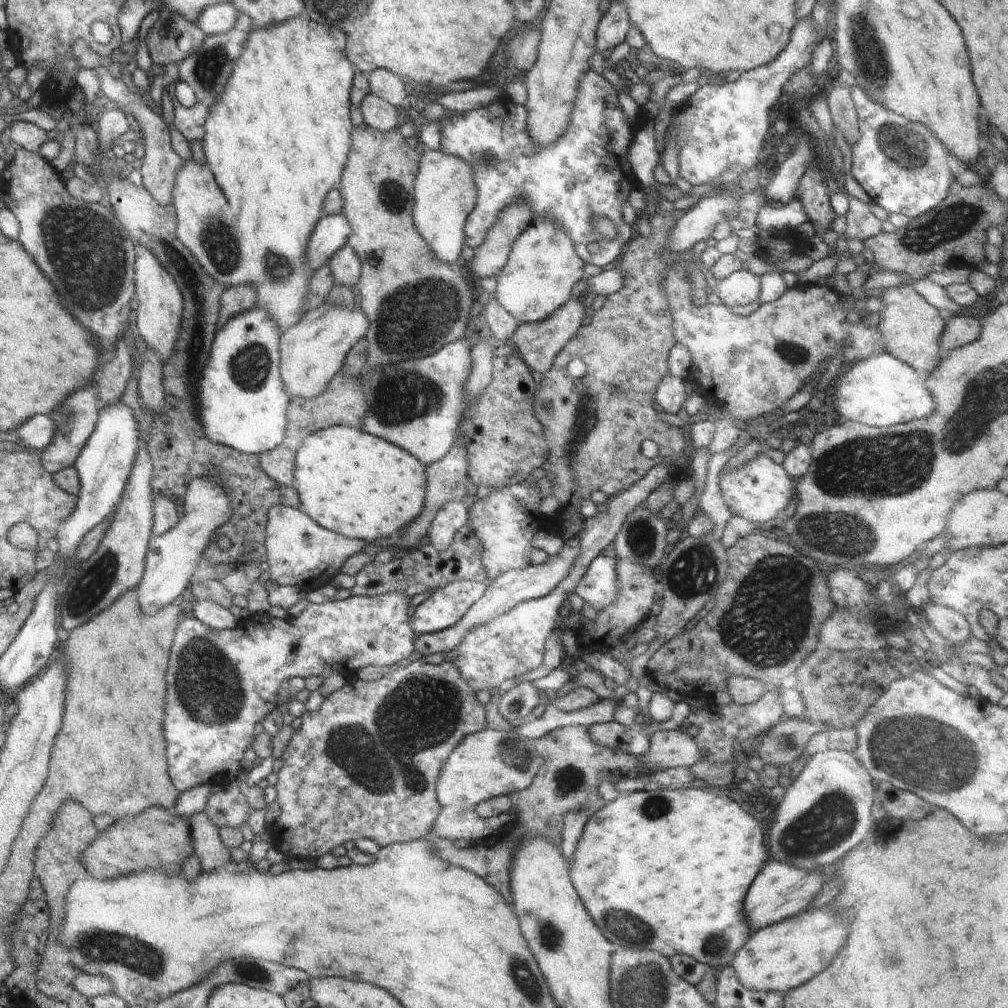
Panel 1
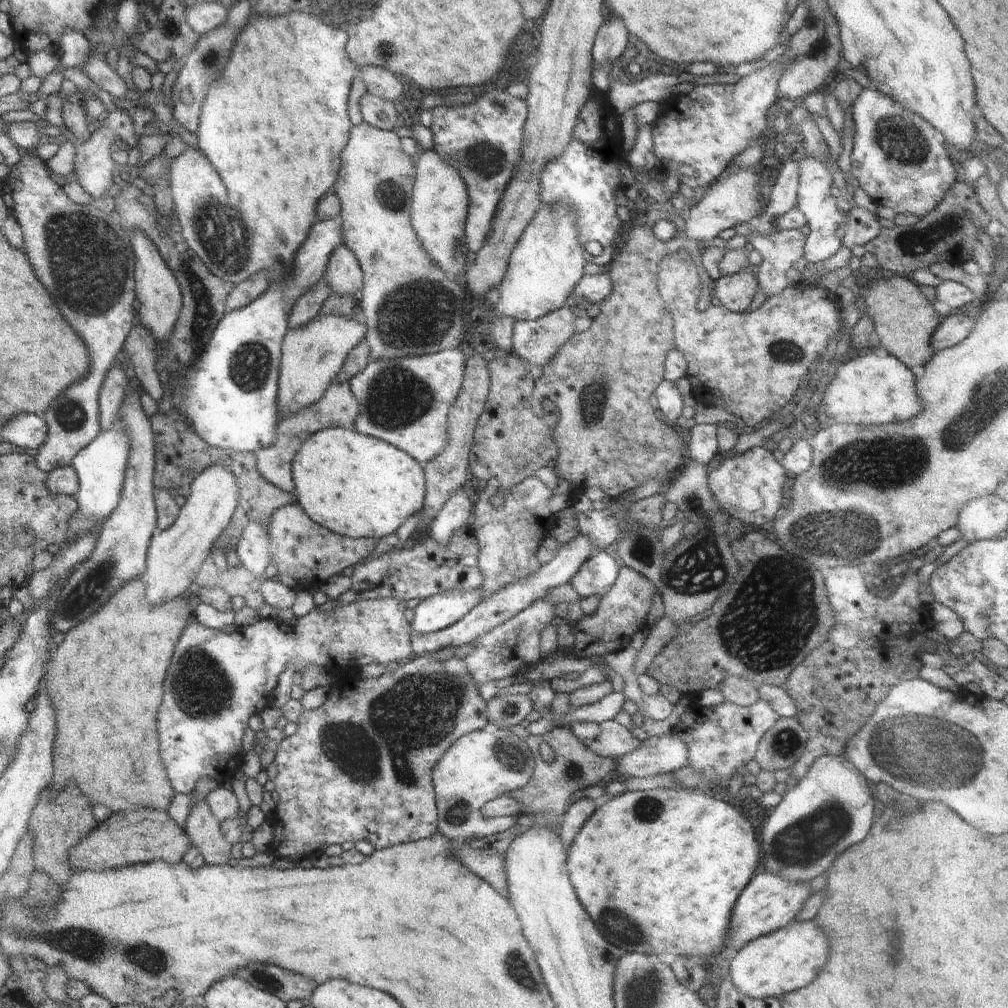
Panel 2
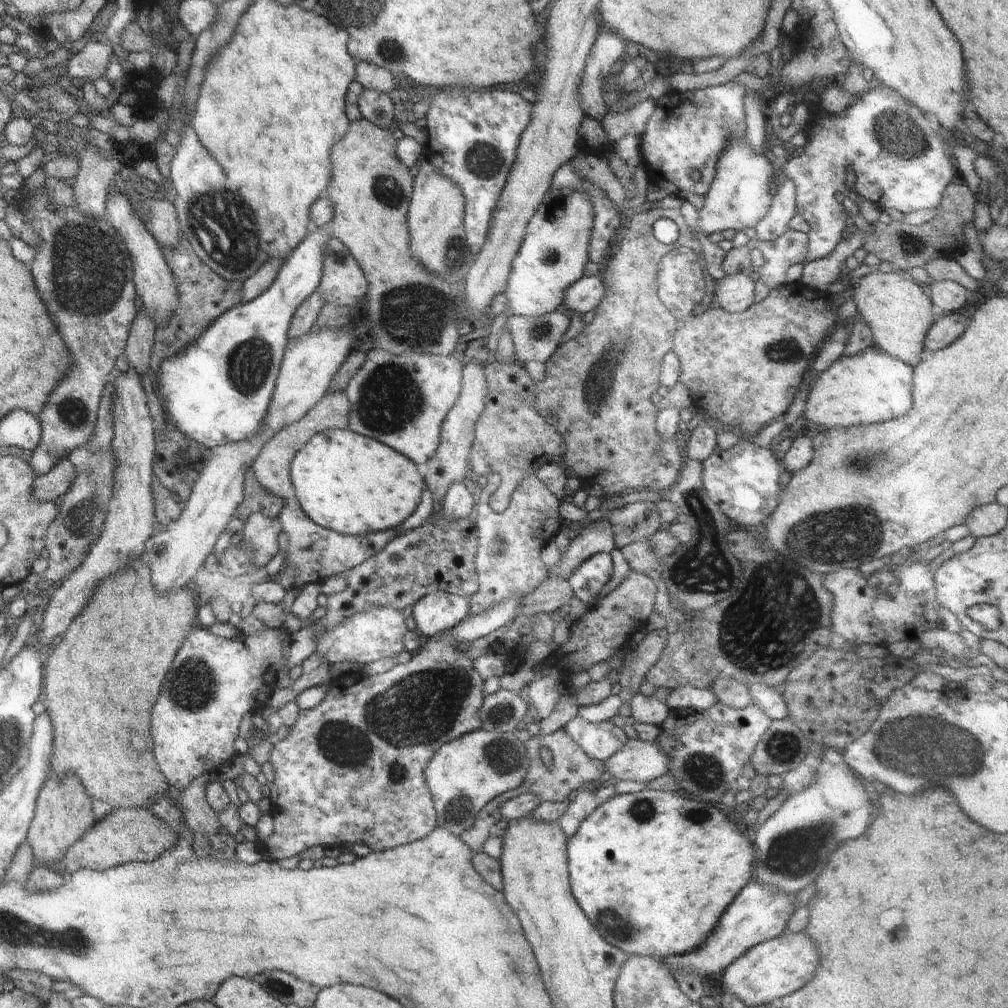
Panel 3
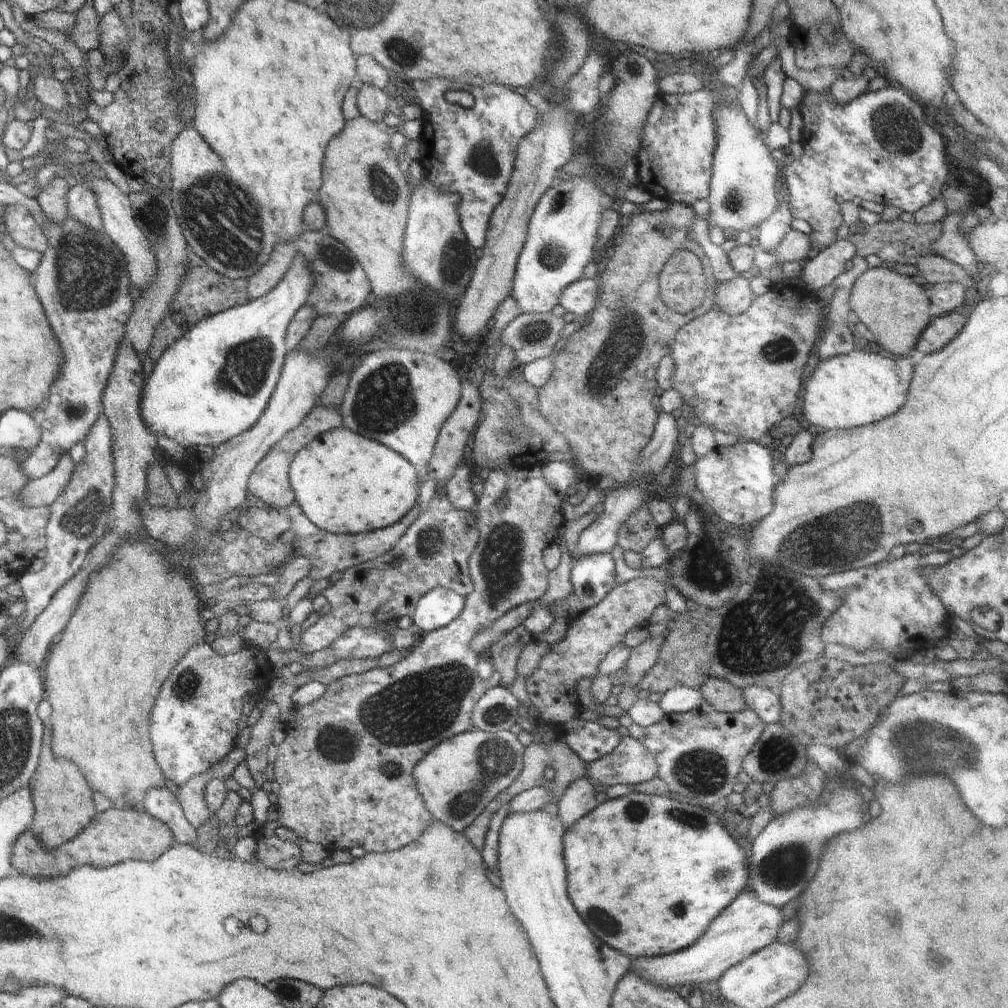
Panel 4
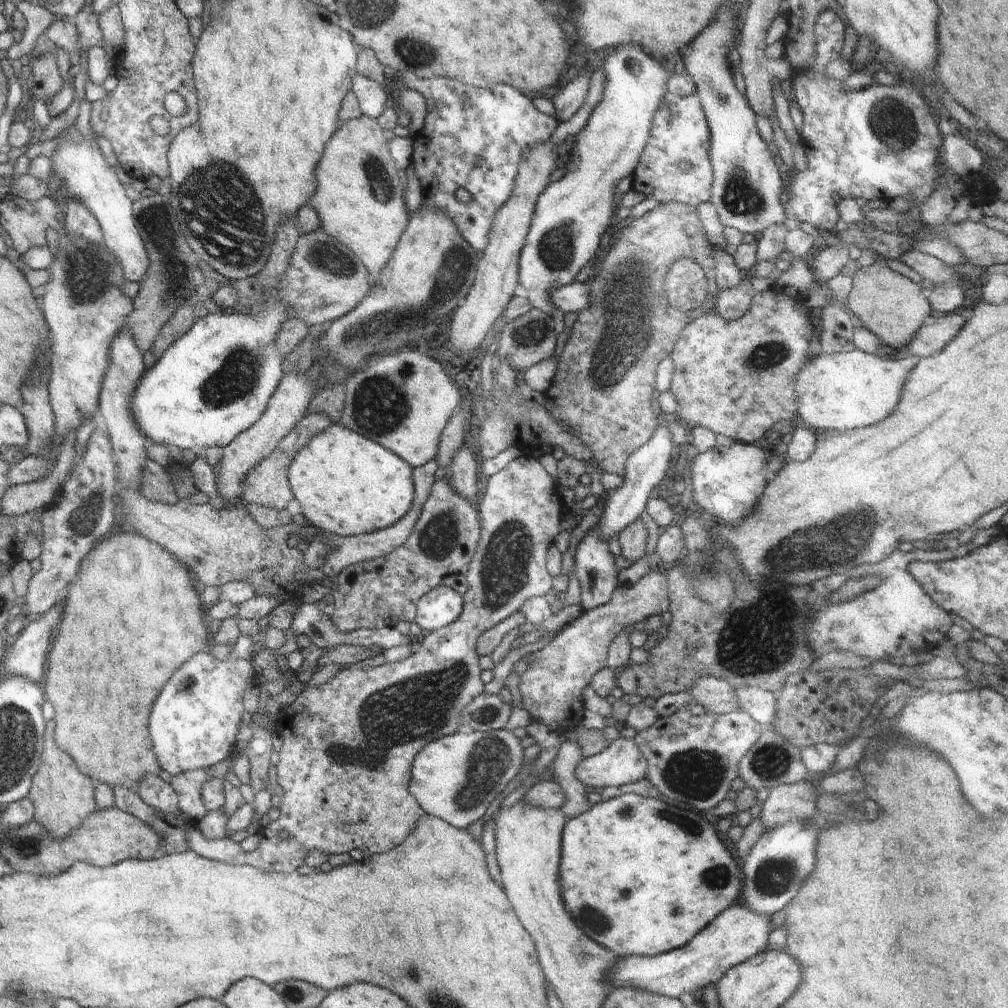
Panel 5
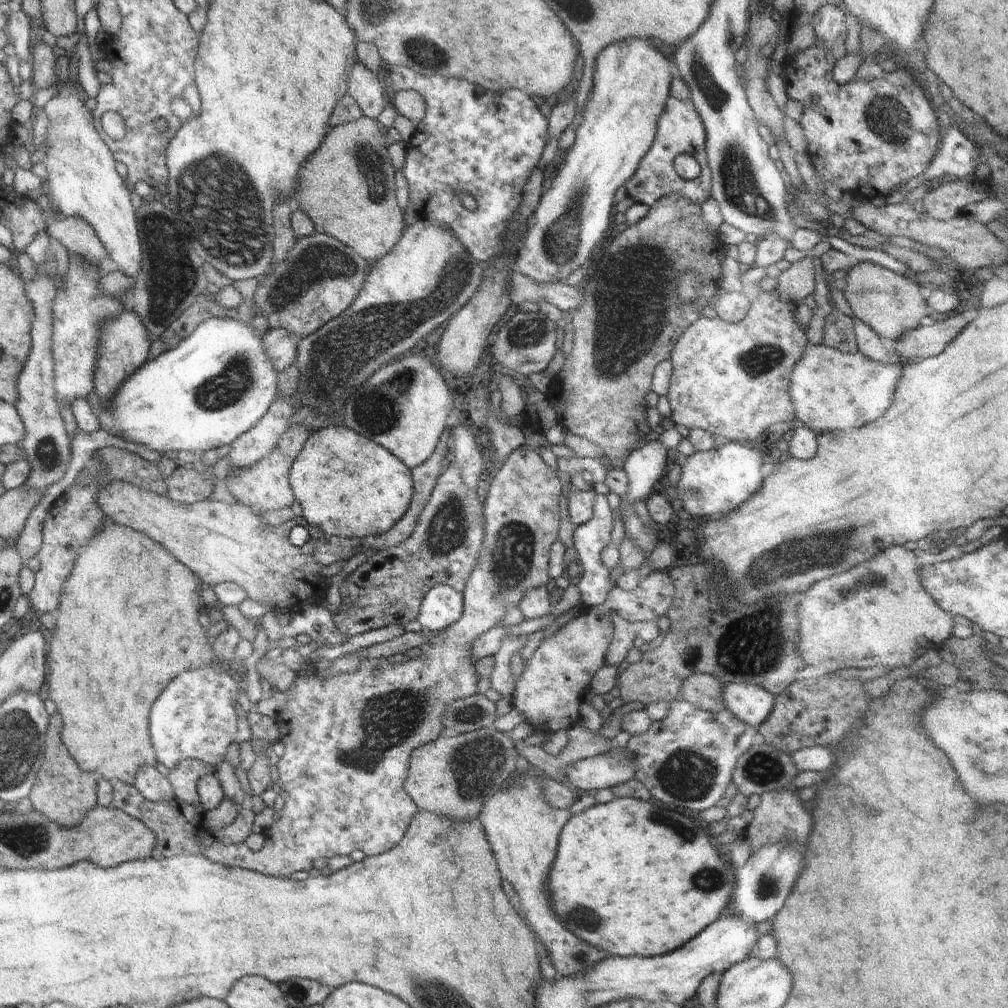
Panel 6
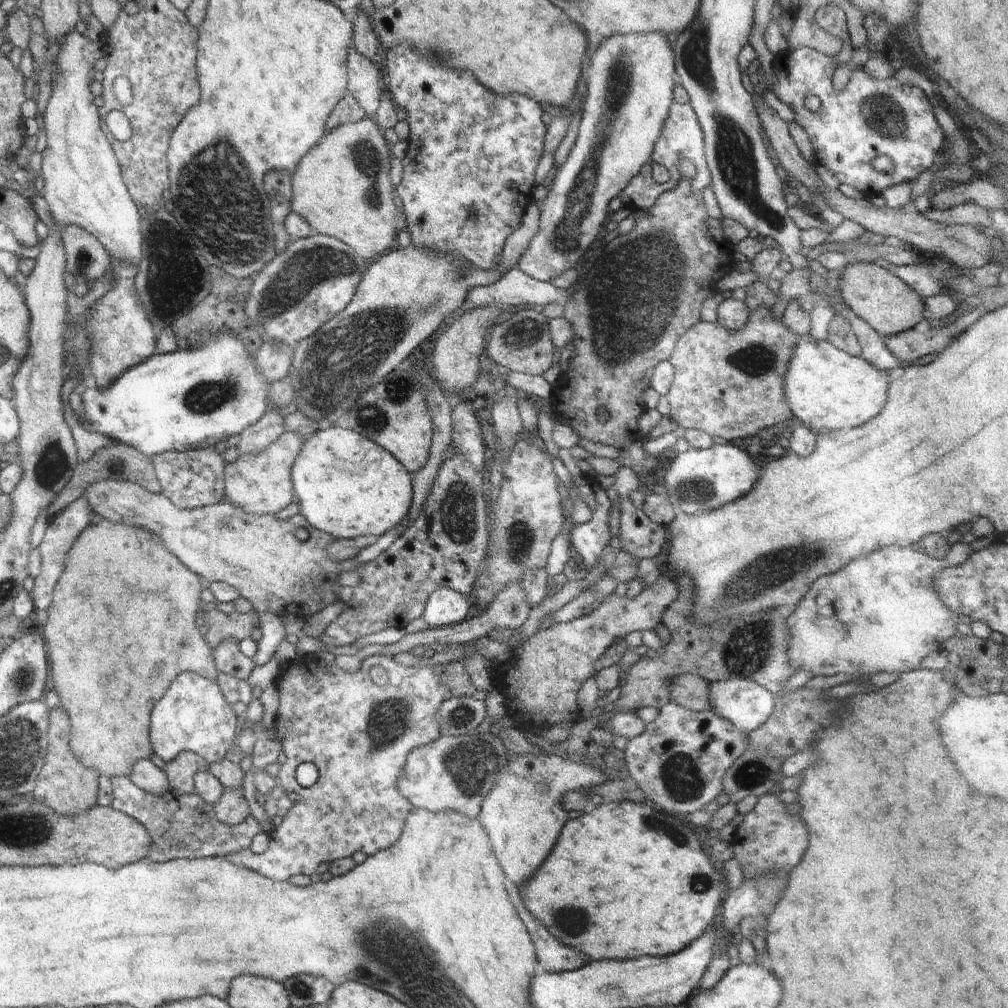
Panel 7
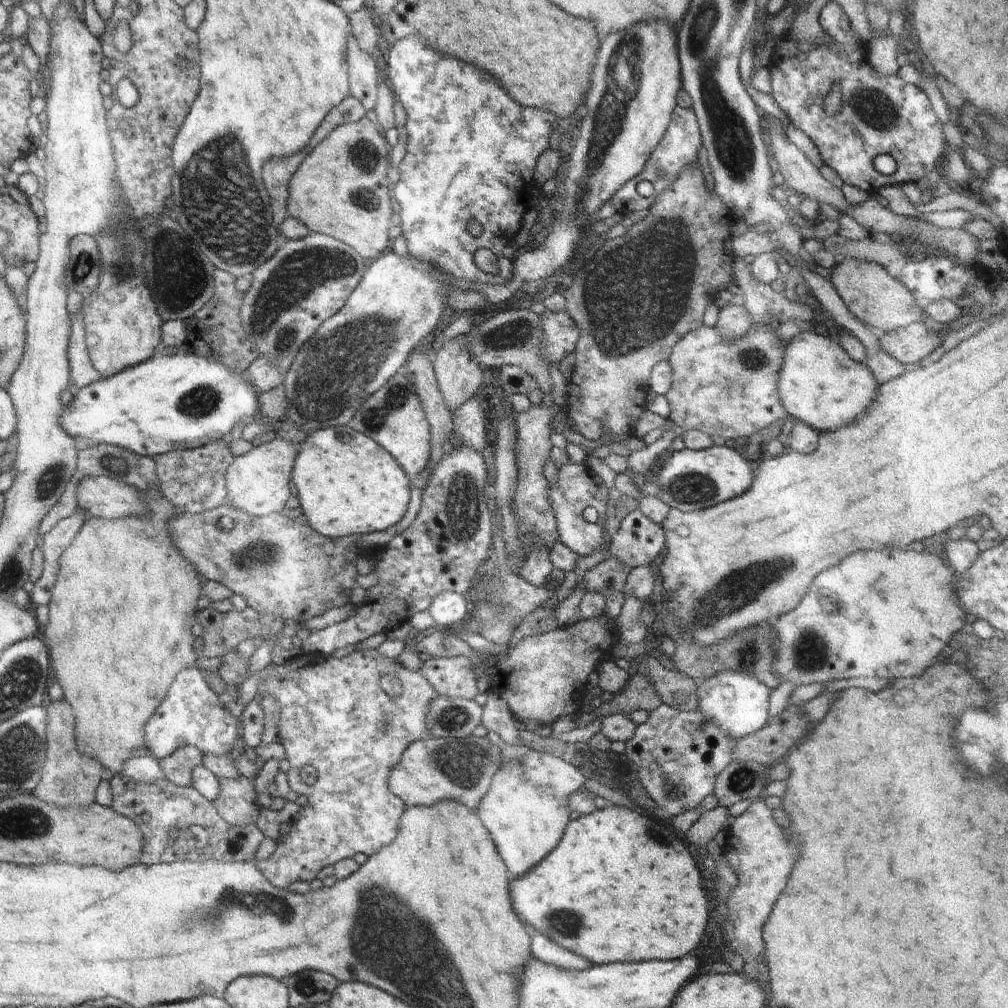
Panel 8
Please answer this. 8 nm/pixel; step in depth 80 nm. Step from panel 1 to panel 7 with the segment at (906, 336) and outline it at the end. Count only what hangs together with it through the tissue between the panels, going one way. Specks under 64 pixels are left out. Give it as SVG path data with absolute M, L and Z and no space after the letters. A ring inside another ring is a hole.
M848 263L844 274L835 285L839 288L846 306L885 338L911 329L929 319L923 298L900 277L876 263Z

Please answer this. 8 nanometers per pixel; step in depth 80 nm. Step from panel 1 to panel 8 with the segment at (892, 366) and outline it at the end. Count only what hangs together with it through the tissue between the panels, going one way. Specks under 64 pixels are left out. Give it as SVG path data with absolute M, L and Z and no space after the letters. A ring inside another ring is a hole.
M822 331L800 332L788 342L778 372L778 398L790 418L816 430L836 430L864 414L874 402L878 382L864 362L856 362Z

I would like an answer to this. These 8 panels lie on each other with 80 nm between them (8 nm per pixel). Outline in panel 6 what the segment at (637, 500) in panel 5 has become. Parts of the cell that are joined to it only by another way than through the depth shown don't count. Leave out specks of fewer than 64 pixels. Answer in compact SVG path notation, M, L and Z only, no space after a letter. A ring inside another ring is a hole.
M656 441L643 442L637 448L634 448L625 458L623 469L629 478L629 493L626 501L622 503L634 503L638 498L645 500L653 492L654 483L662 478L666 463L668 461L667 448L662 443Z

